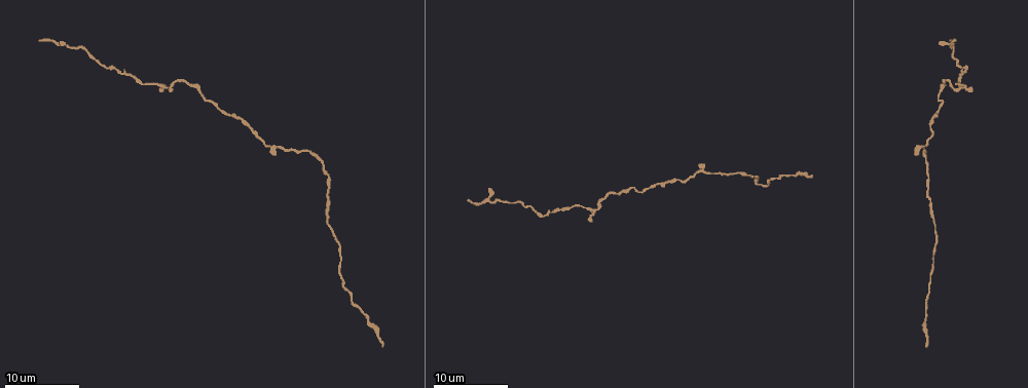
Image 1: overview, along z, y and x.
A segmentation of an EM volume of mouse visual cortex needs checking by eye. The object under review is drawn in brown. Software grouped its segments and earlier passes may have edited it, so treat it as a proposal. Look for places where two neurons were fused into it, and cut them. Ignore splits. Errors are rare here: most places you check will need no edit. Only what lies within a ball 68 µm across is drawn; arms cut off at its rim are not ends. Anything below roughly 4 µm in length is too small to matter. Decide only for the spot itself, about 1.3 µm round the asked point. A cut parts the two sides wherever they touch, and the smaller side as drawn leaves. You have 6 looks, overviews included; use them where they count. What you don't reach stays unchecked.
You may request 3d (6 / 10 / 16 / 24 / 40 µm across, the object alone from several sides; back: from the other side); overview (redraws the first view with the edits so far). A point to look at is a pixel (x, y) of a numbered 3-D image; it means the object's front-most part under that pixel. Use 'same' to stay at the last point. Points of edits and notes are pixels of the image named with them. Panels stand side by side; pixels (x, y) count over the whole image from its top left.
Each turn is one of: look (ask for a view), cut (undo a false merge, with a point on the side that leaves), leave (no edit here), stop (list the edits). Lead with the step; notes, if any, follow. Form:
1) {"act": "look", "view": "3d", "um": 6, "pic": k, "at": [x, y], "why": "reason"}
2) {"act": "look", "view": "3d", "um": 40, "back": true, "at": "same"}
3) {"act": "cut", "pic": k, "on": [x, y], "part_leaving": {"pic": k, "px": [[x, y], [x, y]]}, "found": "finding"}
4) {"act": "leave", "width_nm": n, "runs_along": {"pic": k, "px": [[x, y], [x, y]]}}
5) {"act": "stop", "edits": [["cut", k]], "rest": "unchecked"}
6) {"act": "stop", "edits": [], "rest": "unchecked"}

{"act": "look", "view": "3d", "um": 10, "pic": 1, "at": [162, 83], "why": "three-way junction"}

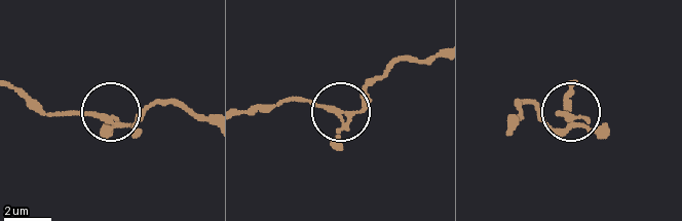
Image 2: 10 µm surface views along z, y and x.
{"act": "leave", "width_nm": 170, "runs_along": {"pic": 2, "px": [[204, 120], [163, 101], [135, 131], [99, 113], [47, 113]]}, "found": "one neuron here"}

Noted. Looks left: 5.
{"act": "look", "view": "3d", "um": 16, "pic": 1, "at": [498, 201], "why": "thick turns thin"}

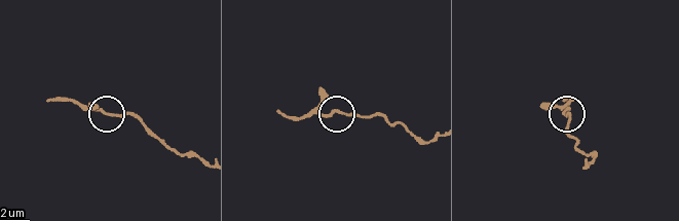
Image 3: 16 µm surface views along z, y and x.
{"act": "look", "view": "3d", "um": 16, "back": true, "pic": 3, "at": [109, 112]}

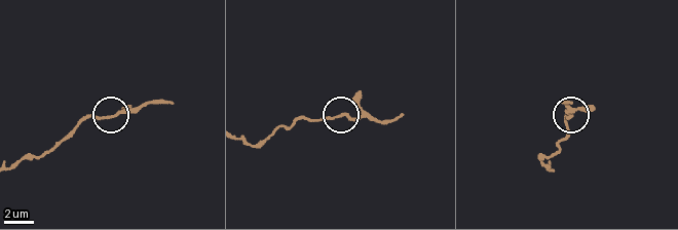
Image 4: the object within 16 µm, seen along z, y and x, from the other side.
{"act": "leave", "runs_along": {"pic": 4, "px": [[242, 139], [254, 145], [301, 119], [368, 115], [384, 119]]}, "found": "continuous, no second neuron"}

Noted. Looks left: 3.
{"act": "look", "view": "3d", "um": 6, "pic": 1, "at": [284, 148], "why": "a narrow waist"}

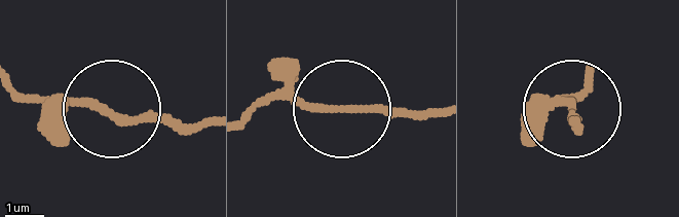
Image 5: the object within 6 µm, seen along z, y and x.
{"act": "leave", "runs_along": {"pic": 5, "px": [[251, 116], [290, 97], [437, 116]]}, "found": "one neuron here"}

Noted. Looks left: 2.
{"act": "stop", "edits": [], "rest": "unchecked"}

